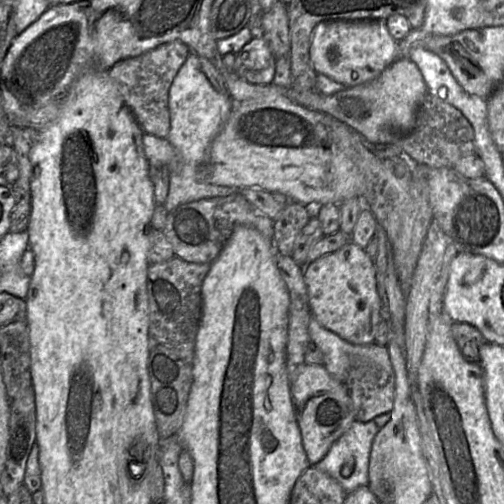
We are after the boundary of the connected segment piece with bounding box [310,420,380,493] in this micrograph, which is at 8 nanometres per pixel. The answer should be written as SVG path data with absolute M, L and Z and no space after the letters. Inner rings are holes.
M374 420L369 422L354 421L346 432L332 444L324 458L310 466L314 466L335 479L347 493L359 487L368 486L371 447L379 429Z

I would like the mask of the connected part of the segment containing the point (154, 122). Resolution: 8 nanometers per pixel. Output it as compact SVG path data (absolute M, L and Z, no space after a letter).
M179 41L161 44L139 56L118 61L109 71L125 104L146 134L166 138L170 130L169 90L191 50Z

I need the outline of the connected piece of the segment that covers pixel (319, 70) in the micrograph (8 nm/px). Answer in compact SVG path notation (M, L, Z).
M383 20L369 21L322 21L313 31L310 46L310 59L317 74L324 75L346 87L356 87L378 77L396 59L398 59L399 42L396 41Z

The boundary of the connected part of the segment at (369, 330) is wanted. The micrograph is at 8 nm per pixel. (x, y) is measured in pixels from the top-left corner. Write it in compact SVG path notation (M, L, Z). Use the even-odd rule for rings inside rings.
M351 241L305 265L303 276L311 314L324 328L352 344L374 343L381 299L377 293L373 260L364 249Z

